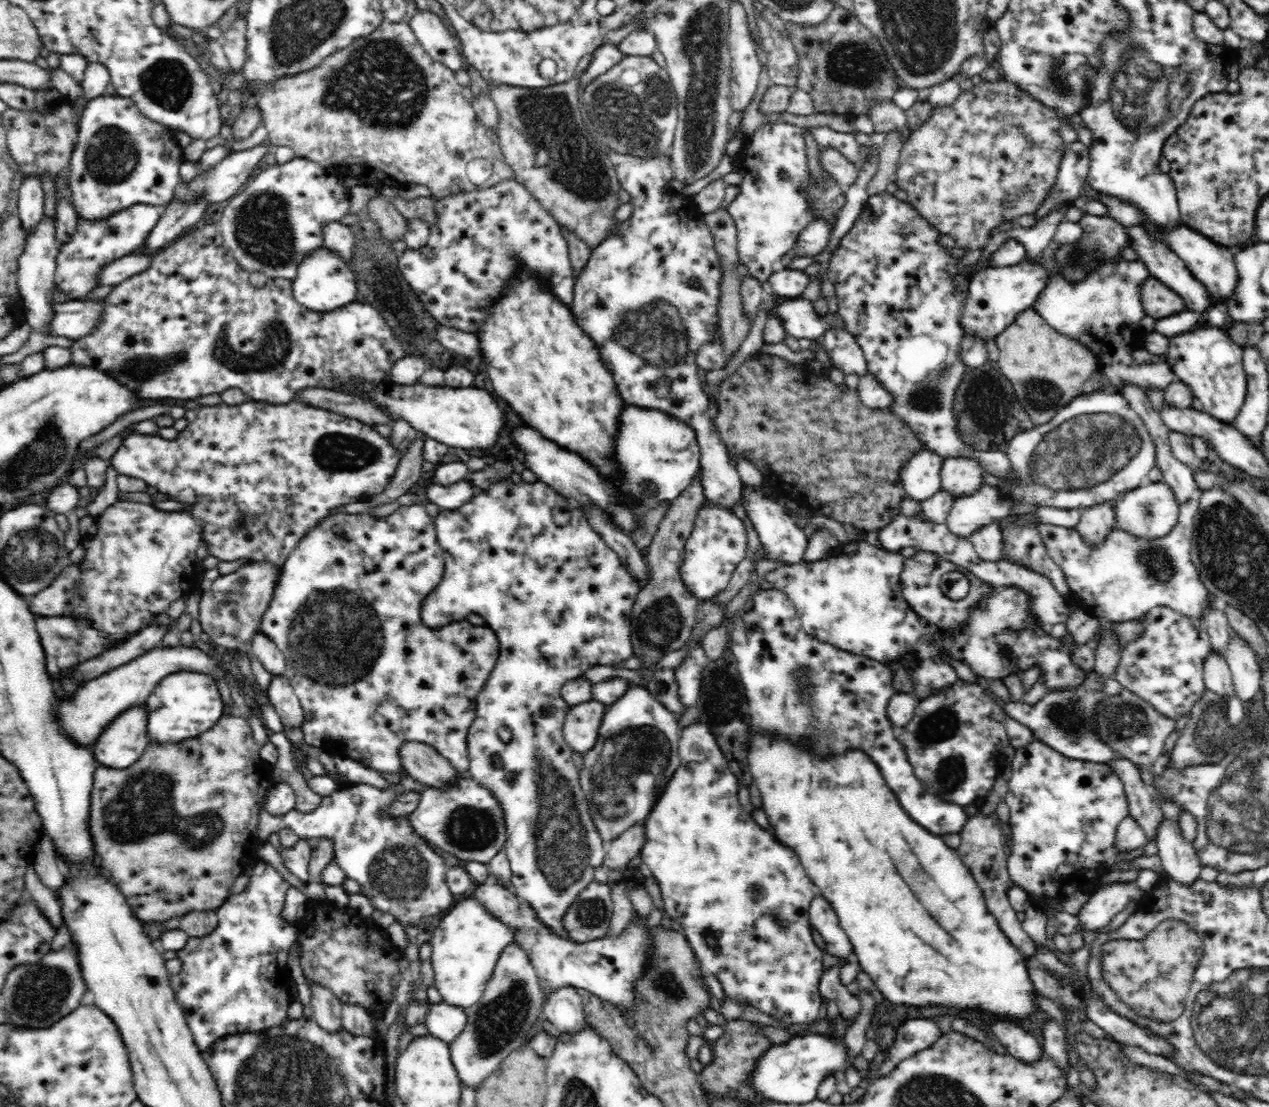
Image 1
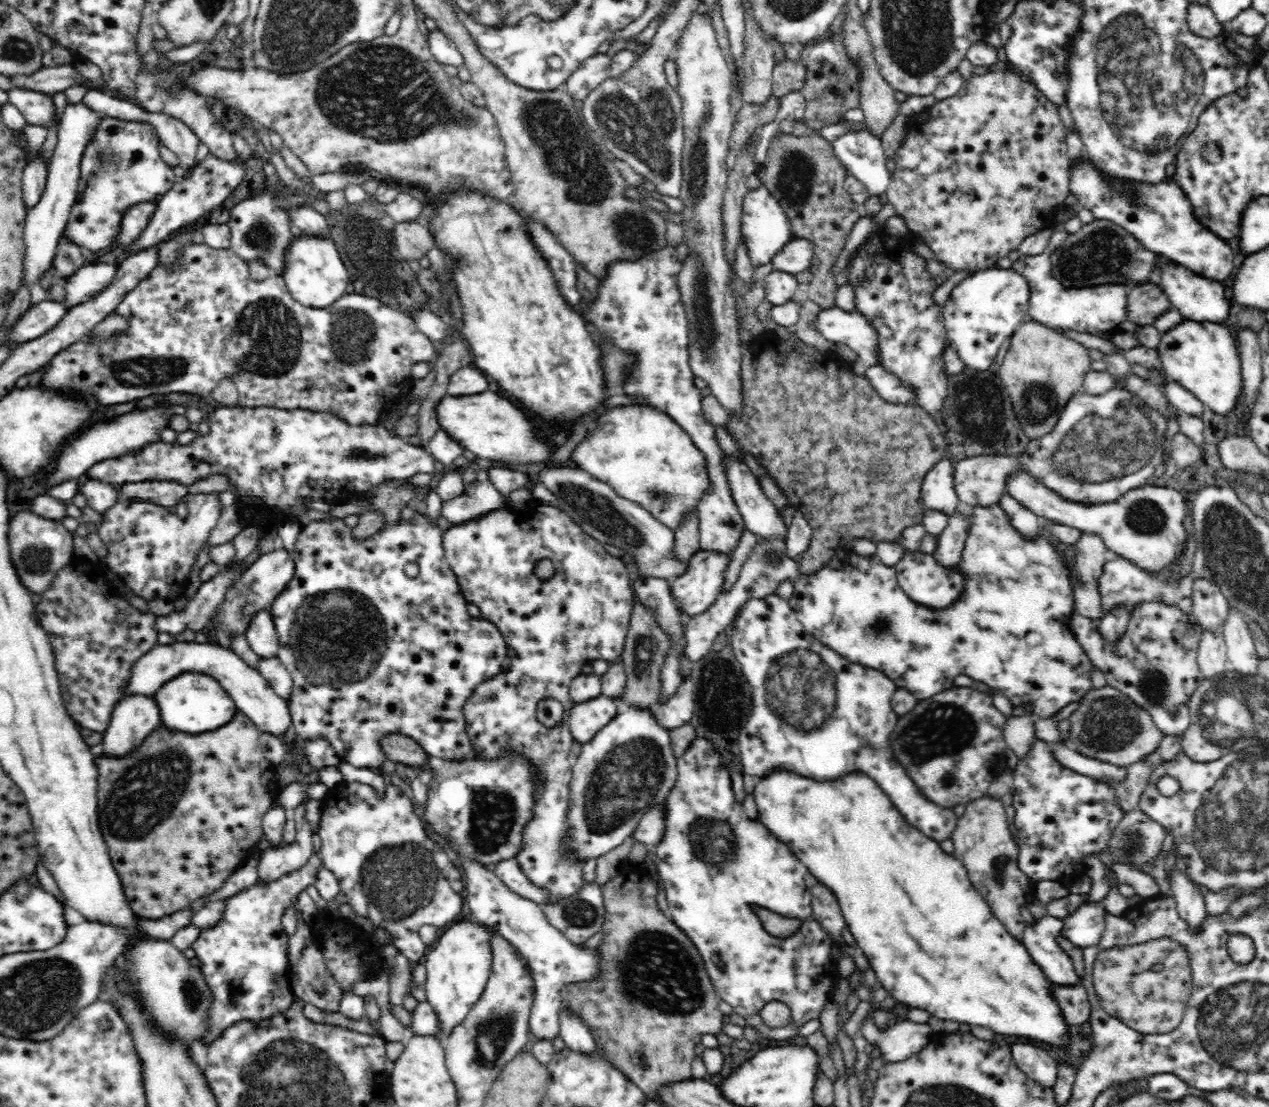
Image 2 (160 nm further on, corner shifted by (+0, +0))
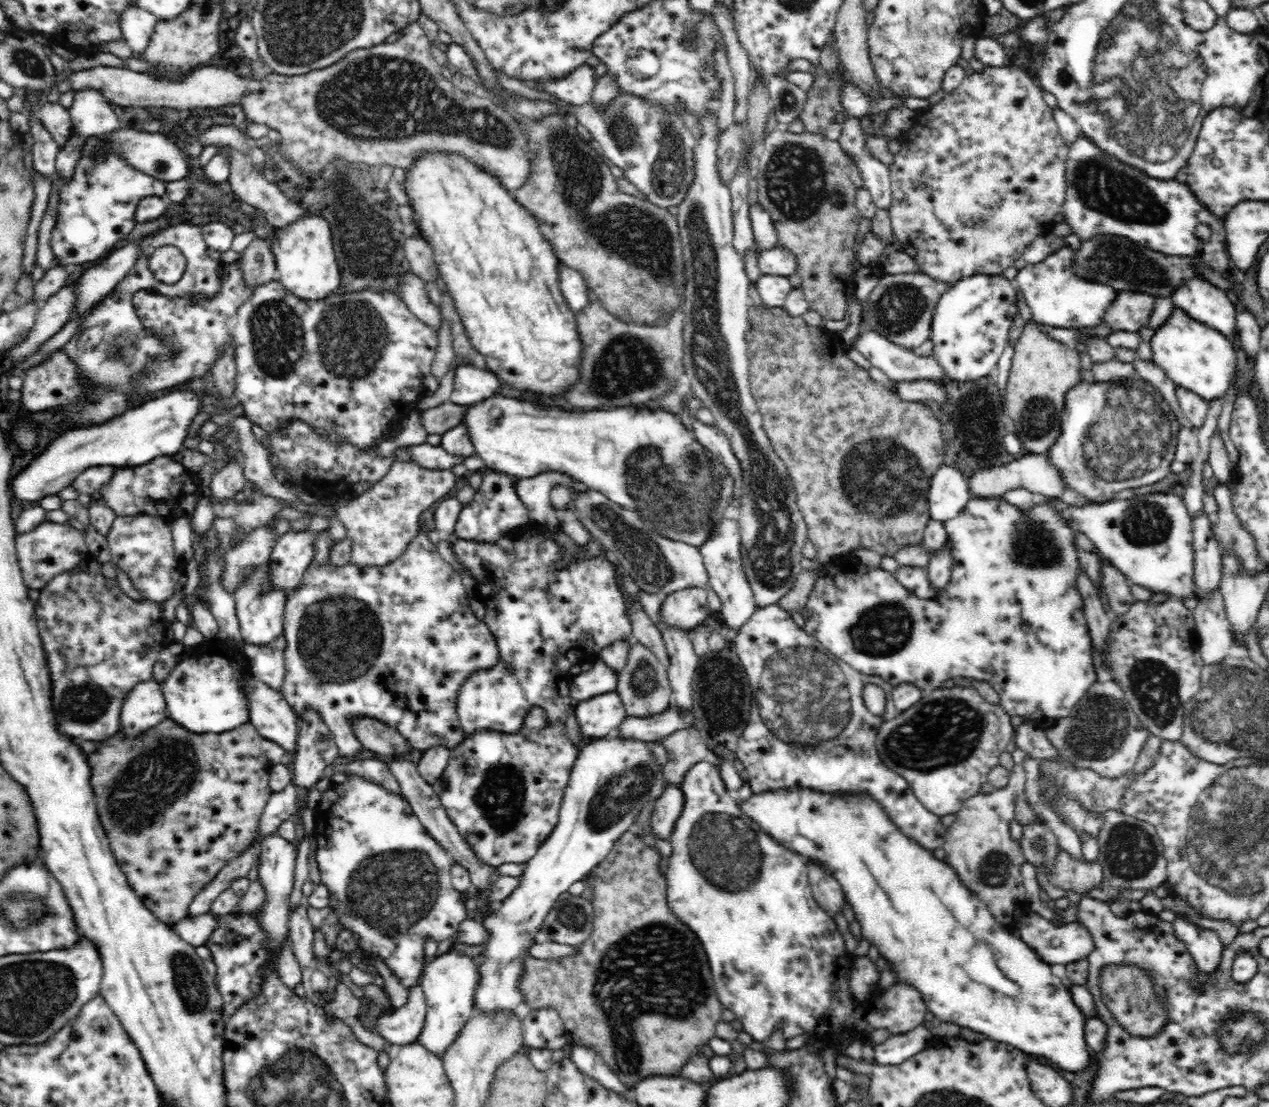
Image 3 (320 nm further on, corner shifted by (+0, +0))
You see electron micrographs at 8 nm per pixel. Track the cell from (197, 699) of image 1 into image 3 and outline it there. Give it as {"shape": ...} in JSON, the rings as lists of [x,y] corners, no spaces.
{"shape":[[[198,647],[190,648],[190,655],[183,658],[179,669],[170,672],[161,683],[168,718],[172,719],[174,723],[188,728],[190,732],[198,732],[198,734],[204,734],[204,732],[228,732],[229,729],[246,724],[250,720],[250,703],[248,703],[248,697],[244,695],[244,689],[242,689],[244,679],[240,676],[244,672],[250,671],[248,666],[246,669],[246,666],[240,666],[240,662],[230,662],[228,660],[228,655],[234,654],[237,651],[236,648],[230,647],[225,655],[216,655],[215,653],[210,655],[201,654]]]}

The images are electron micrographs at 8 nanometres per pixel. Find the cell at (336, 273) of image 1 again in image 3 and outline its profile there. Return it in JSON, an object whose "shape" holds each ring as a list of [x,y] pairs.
{"shape":[[[307,211],[292,224],[278,230],[278,238],[271,248],[280,272],[280,282],[292,294],[305,302],[322,300],[340,284],[340,269],[333,249],[332,233],[328,221]]]}

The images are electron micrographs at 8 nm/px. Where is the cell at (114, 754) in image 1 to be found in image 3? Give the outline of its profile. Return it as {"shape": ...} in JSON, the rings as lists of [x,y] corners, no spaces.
{"shape":[[[150,679],[135,684],[120,710],[119,733],[136,738],[168,718],[161,683]]]}

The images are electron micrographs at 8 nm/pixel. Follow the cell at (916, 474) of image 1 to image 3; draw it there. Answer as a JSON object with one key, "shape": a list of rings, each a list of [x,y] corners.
{"shape":[[[951,462],[940,466],[930,478],[927,503],[932,519],[946,522],[956,518],[970,499],[968,480]]]}

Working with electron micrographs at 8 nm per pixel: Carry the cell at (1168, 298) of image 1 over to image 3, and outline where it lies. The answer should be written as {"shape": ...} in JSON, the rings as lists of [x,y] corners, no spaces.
{"shape":[[[1119,291],[1114,304],[1108,308],[1105,325],[1113,331],[1138,332],[1148,327],[1155,304],[1154,296],[1138,292]]]}

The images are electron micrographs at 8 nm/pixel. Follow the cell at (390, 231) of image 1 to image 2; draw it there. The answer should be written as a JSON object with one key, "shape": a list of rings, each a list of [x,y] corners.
{"shape":[[[398,221],[393,226],[393,242],[407,260],[420,260],[435,251],[435,239],[419,222]]]}

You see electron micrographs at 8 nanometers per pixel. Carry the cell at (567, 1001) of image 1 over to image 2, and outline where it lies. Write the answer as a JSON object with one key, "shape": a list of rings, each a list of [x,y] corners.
{"shape":[[[560,1008],[560,1032],[559,1036],[563,1039],[566,1046],[576,1051],[600,1050],[596,1048],[596,1041],[593,1039],[590,1029],[582,1022],[582,1019],[572,1014],[567,1008]]]}

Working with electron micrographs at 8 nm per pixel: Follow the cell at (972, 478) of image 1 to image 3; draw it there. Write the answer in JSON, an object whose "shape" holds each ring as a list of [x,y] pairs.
{"shape":[[[1024,454],[1018,460],[1004,466],[992,466],[990,468],[981,468],[973,472],[973,475],[967,479],[968,490],[971,497],[1002,497],[1008,489],[1025,488],[1033,492],[1037,497],[1061,498],[1064,494],[1065,486],[1061,482],[1060,474],[1049,463],[1049,456],[1040,454]]]}

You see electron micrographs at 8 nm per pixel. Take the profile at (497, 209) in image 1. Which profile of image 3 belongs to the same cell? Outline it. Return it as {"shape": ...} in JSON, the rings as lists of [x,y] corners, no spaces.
{"shape":[[[561,261],[557,265],[559,272],[559,285],[572,313],[578,315],[581,309],[588,304],[590,290],[585,283],[584,277],[574,268]]]}

